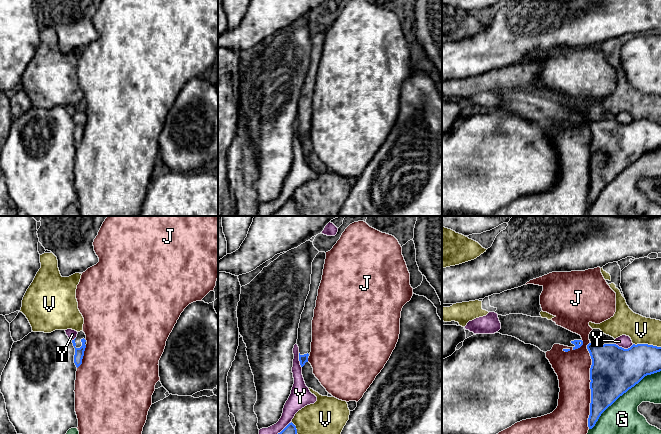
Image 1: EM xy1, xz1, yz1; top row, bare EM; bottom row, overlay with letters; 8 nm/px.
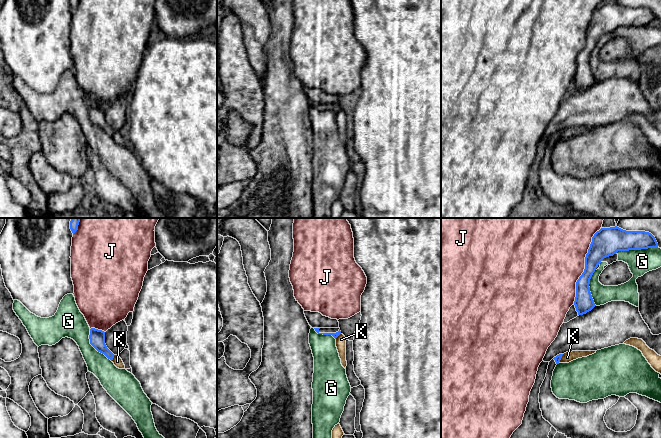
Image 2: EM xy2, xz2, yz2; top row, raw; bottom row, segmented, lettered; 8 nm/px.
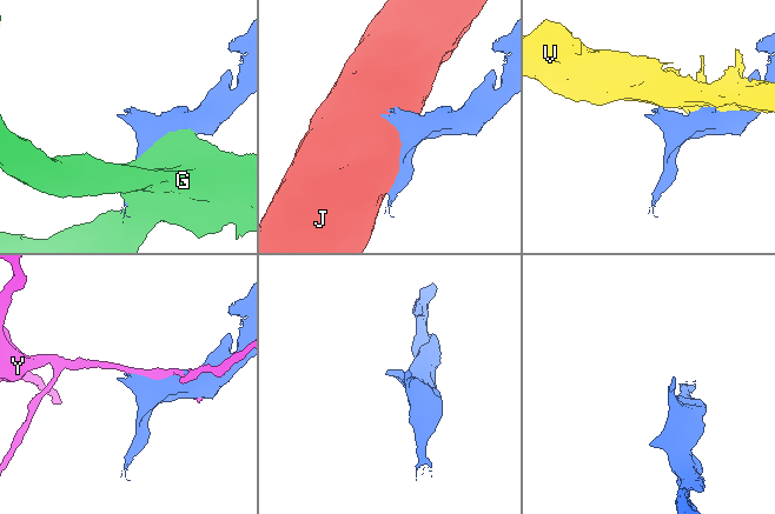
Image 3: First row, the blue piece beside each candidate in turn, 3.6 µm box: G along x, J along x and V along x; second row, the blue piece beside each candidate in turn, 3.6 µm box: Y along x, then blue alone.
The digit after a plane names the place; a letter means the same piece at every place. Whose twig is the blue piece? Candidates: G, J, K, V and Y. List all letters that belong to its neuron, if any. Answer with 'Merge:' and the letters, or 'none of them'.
Merge: none of them

